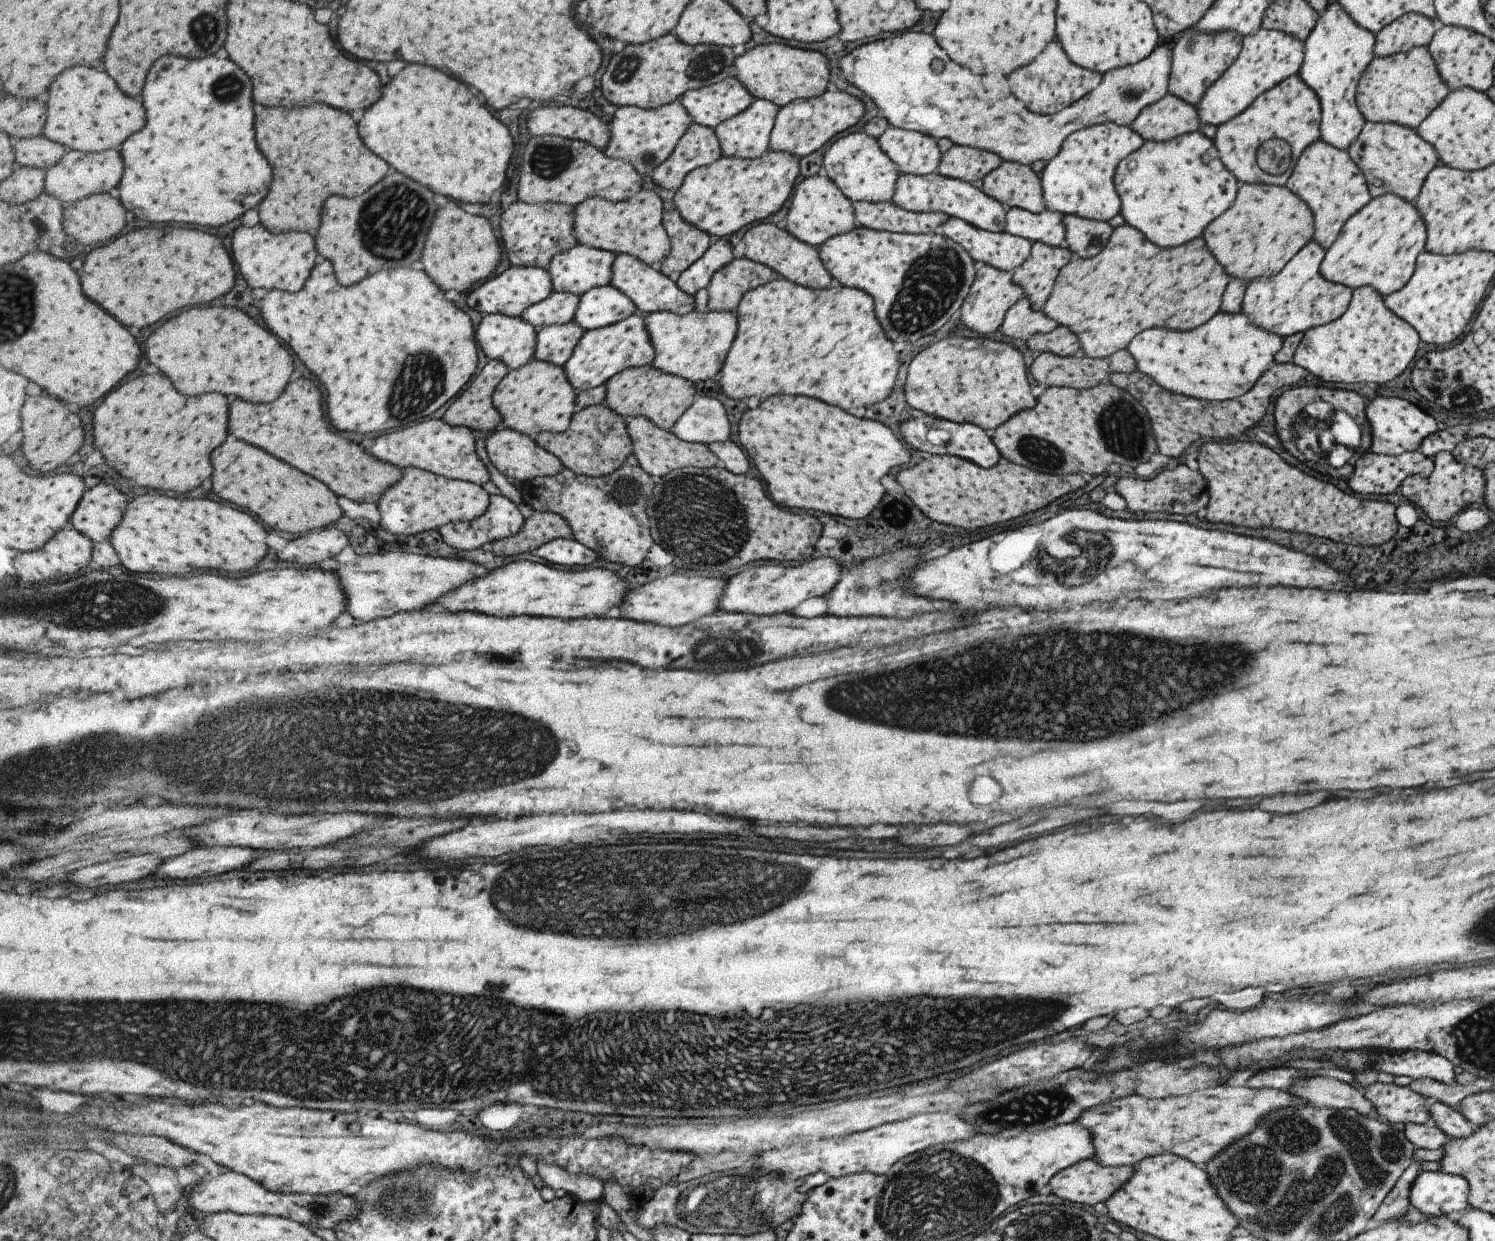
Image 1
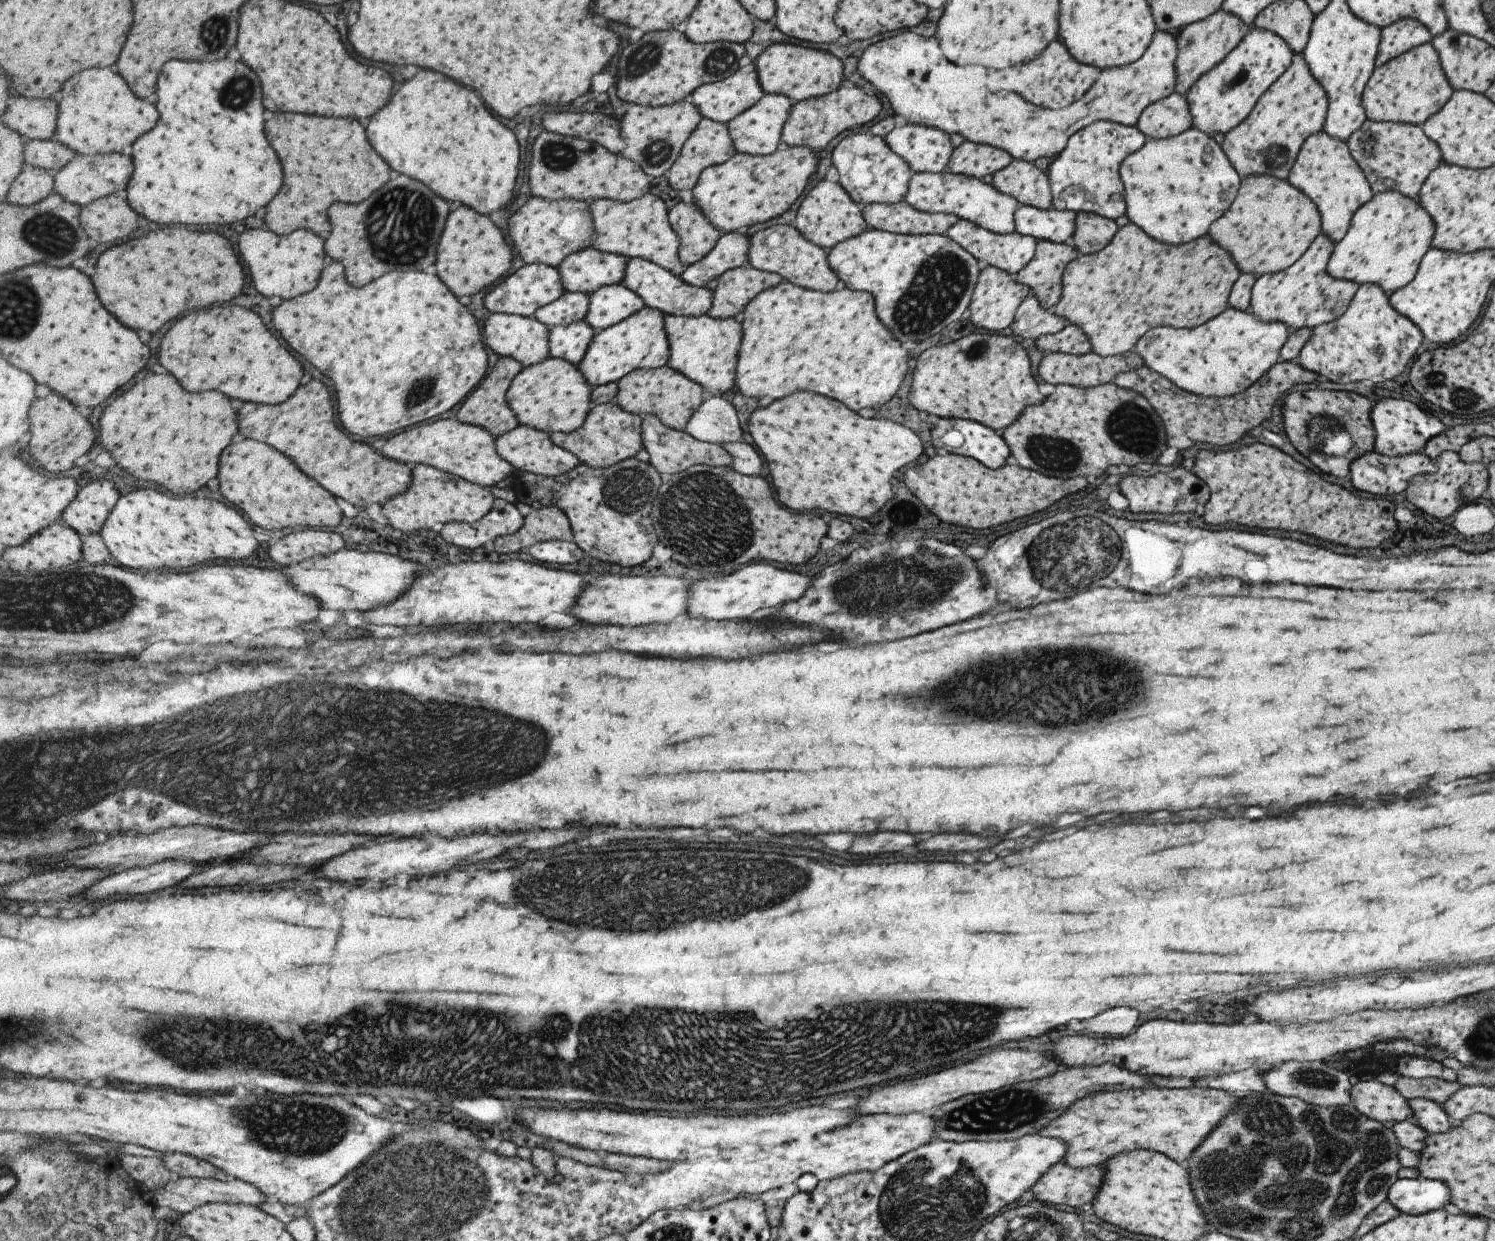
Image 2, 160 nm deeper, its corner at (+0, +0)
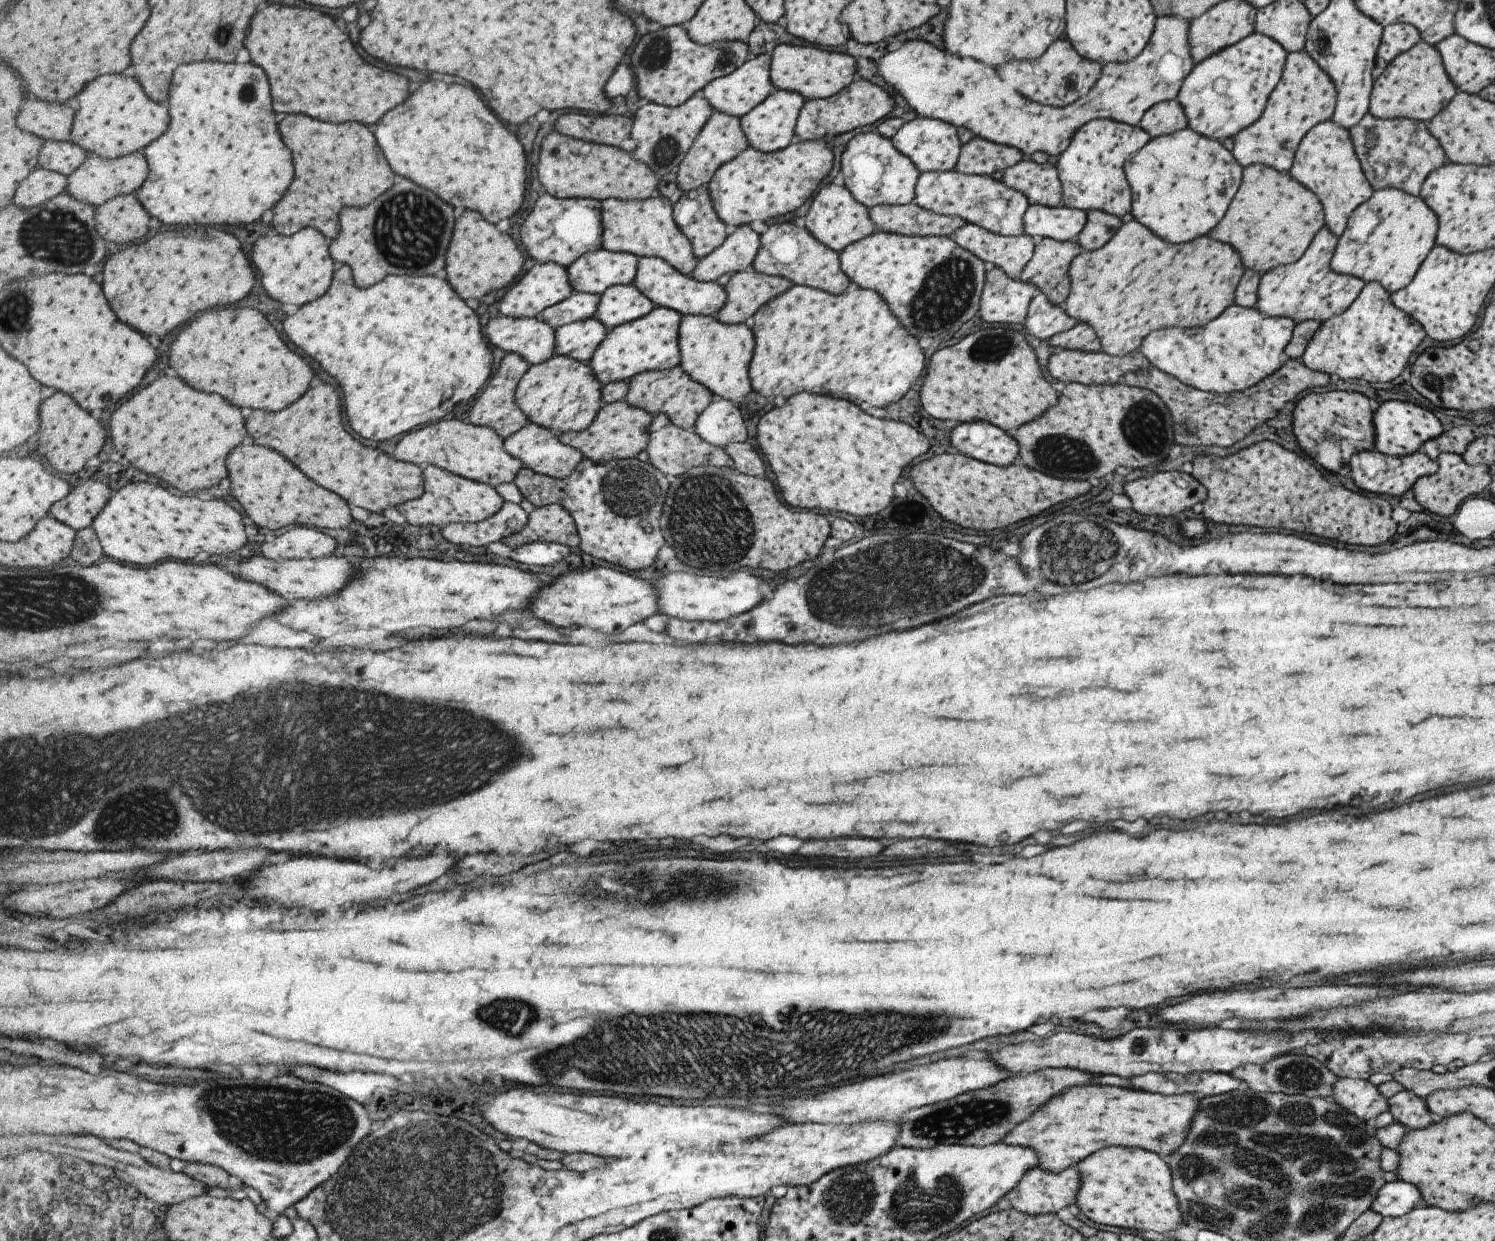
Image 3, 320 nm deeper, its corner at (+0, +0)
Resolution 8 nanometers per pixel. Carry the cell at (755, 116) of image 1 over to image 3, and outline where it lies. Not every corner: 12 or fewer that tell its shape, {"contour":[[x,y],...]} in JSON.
{"contour":[[776,90],[741,118],[747,144],[775,152],[795,140],[805,100]]}

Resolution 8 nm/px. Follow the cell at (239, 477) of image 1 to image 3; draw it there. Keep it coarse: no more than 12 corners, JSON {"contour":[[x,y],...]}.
{"contour":[[265,446],[231,452],[260,528],[349,528],[349,504]]}

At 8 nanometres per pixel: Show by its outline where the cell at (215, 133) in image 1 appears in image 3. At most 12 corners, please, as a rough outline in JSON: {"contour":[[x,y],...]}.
{"contour":[[185,64],[139,202],[253,224],[295,178],[257,64]]}

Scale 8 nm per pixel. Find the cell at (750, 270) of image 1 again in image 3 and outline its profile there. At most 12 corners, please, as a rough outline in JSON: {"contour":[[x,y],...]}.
{"contour":[[749,268],[724,286],[722,324],[747,322],[792,286],[786,277]]}

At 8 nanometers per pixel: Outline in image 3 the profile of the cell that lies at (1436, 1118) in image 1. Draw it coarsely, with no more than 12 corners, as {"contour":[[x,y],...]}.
{"contour":[[1405,1090],[1387,1099],[1394,1123],[1413,1130],[1434,1120],[1424,1100]]}

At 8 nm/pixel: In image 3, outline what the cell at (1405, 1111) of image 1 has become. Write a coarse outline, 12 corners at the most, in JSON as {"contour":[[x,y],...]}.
{"contour":[[1343,1077],[1333,1098],[1359,1120],[1371,1123],[1389,1110],[1387,1098],[1367,1080]]}

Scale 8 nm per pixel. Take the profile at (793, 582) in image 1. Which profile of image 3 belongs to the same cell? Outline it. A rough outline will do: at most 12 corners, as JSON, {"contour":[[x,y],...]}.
{"contour":[[671,572],[663,613],[725,620],[761,604],[761,578]]}

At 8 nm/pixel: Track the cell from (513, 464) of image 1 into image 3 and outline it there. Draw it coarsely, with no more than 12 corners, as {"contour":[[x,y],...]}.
{"contour":[[531,422],[505,439],[526,468],[557,479],[584,460],[558,434]]}

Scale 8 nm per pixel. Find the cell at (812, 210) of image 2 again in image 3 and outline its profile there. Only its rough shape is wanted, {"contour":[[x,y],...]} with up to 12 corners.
{"contour":[[830,183],[804,228],[838,254],[875,231],[868,209]]}

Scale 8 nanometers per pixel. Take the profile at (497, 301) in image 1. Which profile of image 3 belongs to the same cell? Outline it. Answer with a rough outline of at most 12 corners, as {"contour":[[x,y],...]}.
{"contour":[[539,263],[511,286],[501,315],[541,317],[574,292],[567,267]]}

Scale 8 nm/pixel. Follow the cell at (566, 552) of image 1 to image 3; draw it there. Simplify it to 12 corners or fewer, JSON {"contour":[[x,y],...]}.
{"contour":[[538,541],[511,550],[510,558],[529,566],[552,566],[574,550]]}

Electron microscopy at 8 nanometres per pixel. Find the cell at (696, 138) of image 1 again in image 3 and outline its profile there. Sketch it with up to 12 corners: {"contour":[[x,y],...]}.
{"contour":[[716,111],[677,173],[687,193],[708,186],[748,147],[741,119]]}

